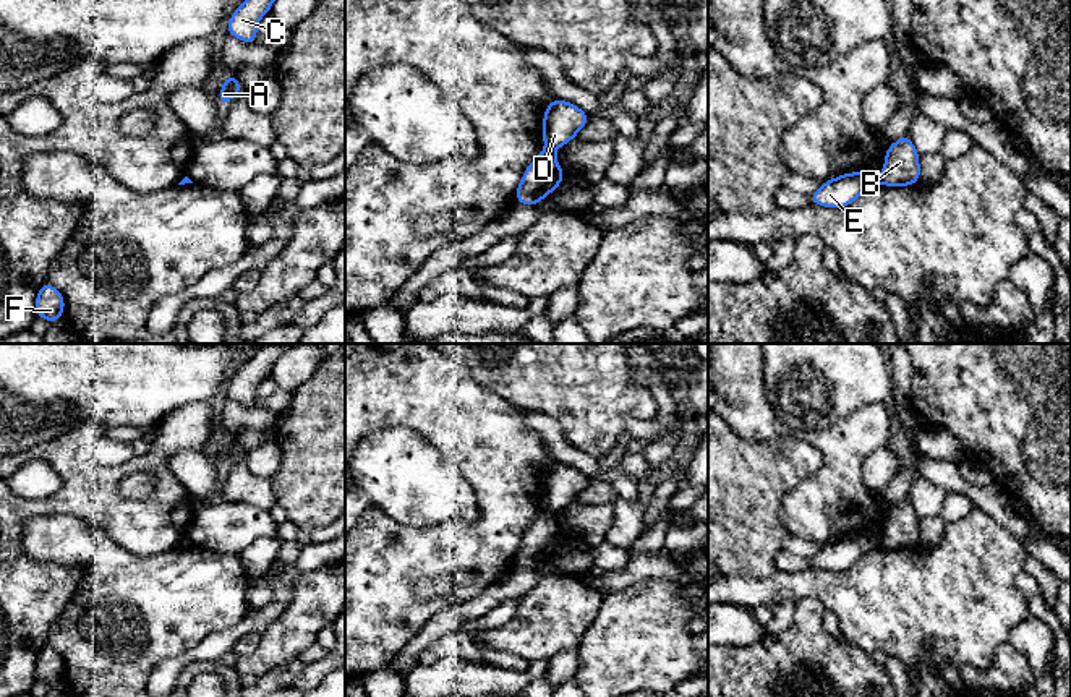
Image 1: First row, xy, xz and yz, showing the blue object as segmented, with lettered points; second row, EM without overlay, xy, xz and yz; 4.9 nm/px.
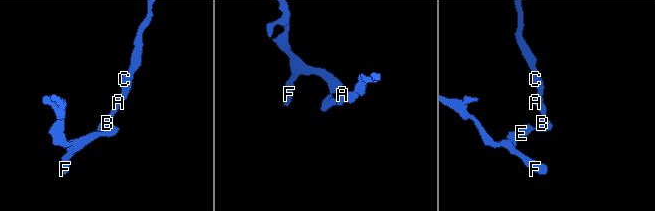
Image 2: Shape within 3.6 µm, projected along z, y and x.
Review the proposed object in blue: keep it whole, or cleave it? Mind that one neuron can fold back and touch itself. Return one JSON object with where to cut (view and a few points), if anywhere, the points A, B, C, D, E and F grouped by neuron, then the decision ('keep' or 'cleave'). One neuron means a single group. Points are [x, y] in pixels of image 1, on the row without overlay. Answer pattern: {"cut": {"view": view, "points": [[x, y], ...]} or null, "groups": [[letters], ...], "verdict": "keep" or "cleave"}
{"cut": {"view": "xz", "points": [[546, 511], [551, 514]]}, "groups": [["A", "B", "C"], ["D", "E", "F"]], "verdict": "cleave"}

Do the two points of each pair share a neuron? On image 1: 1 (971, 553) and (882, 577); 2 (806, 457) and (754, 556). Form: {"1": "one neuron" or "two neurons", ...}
{"1": "one neuron", "2": "one neuron"}

